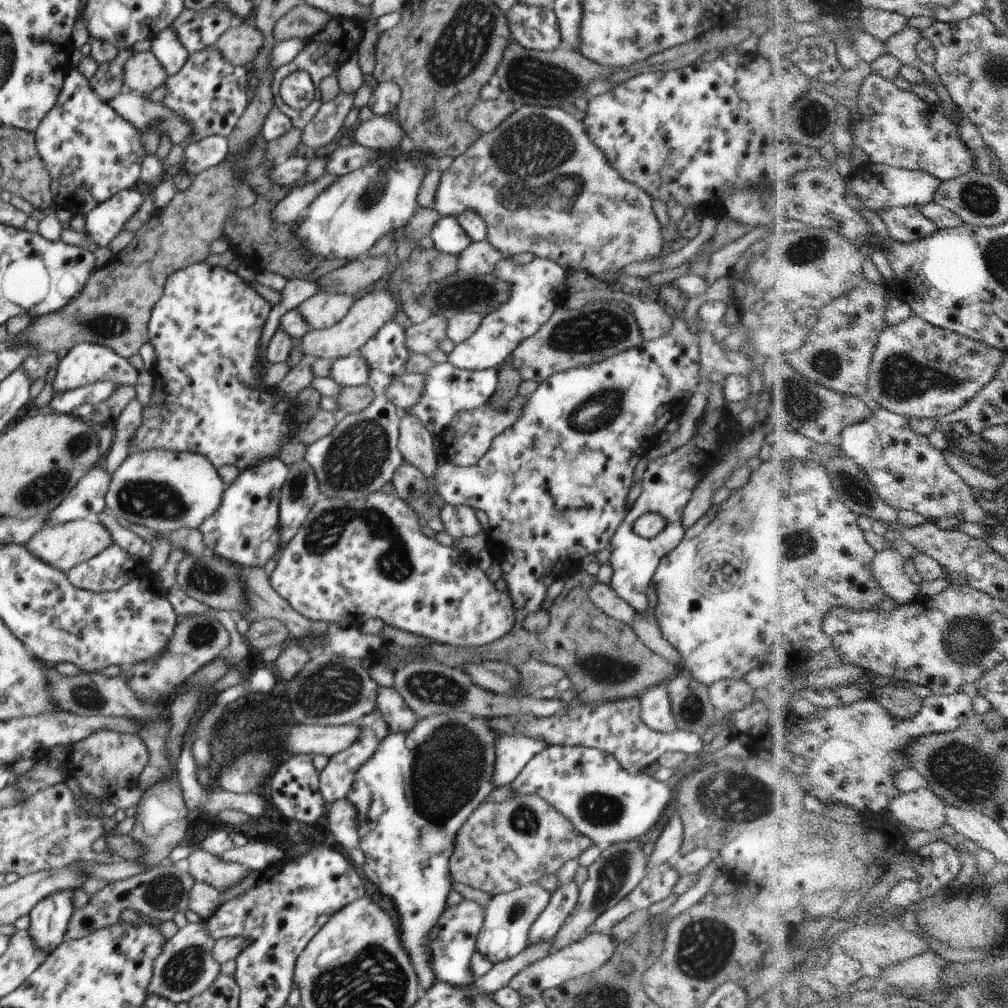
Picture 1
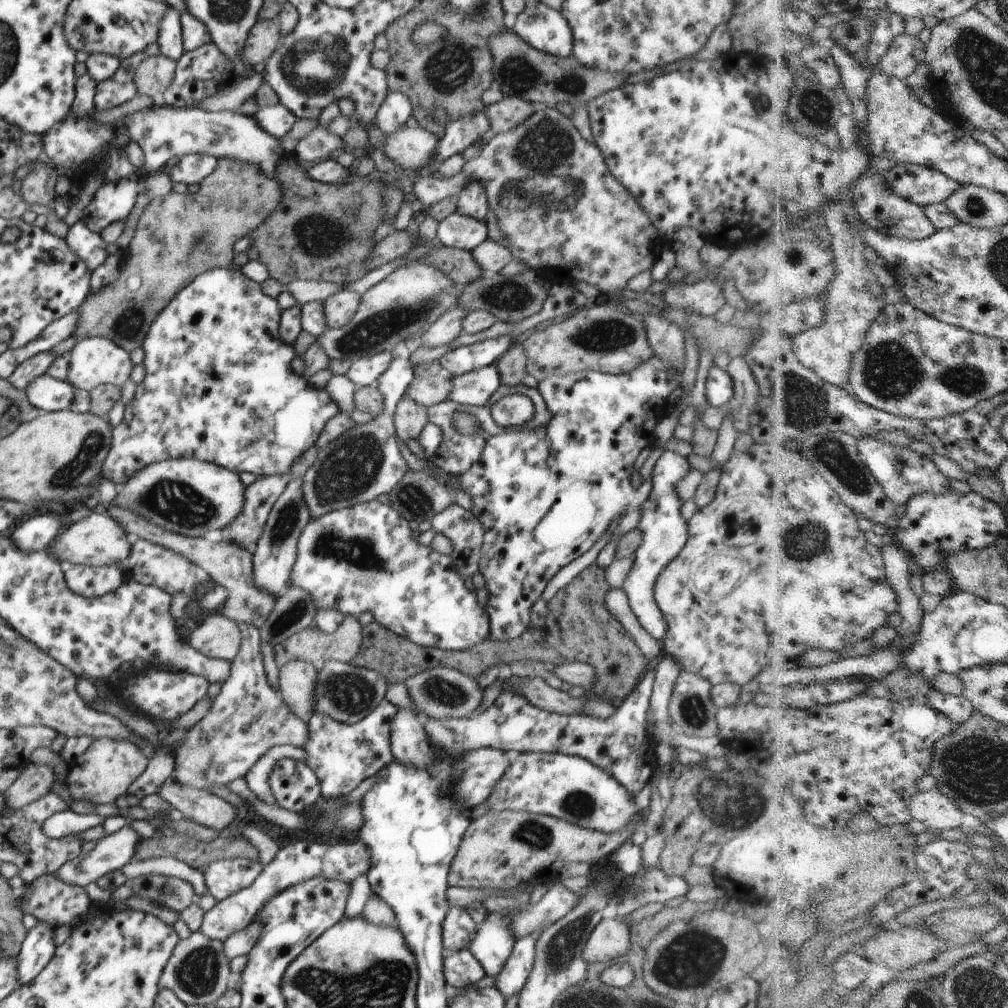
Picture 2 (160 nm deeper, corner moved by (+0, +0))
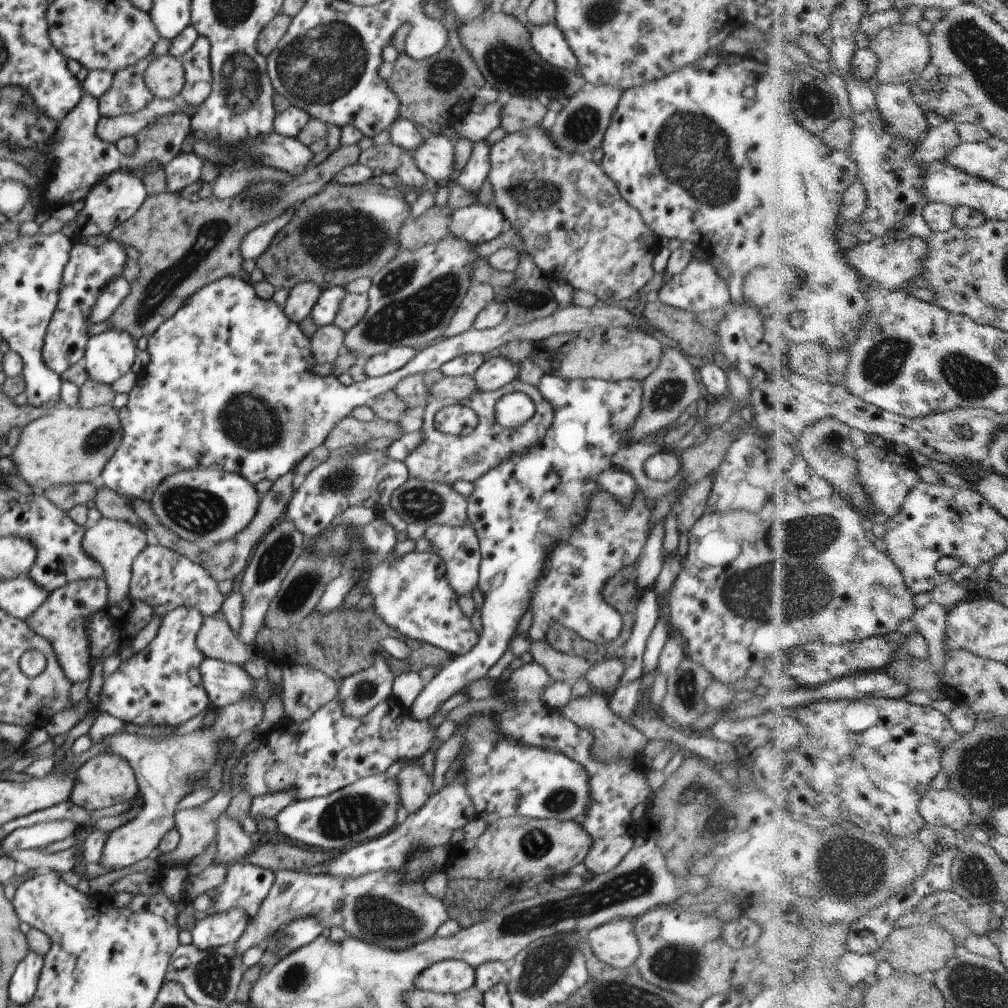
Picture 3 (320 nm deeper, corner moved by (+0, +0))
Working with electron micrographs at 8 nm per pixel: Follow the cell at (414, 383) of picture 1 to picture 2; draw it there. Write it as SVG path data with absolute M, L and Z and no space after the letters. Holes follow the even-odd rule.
M444 368L433 377L416 376L408 385L406 396L425 407L431 407L449 398L452 379L453 376Z

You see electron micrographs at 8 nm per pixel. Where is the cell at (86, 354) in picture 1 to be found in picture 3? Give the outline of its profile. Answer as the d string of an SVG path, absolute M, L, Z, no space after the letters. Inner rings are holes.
M105 331L88 339L82 362L92 380L111 385L131 371L136 345L129 332Z

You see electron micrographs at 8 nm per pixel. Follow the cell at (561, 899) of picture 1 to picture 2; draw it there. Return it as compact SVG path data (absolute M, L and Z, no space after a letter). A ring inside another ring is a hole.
M543 930L518 939L513 944L503 969L495 976L492 986L496 987L506 1000L519 994L531 973L535 959L535 938Z

